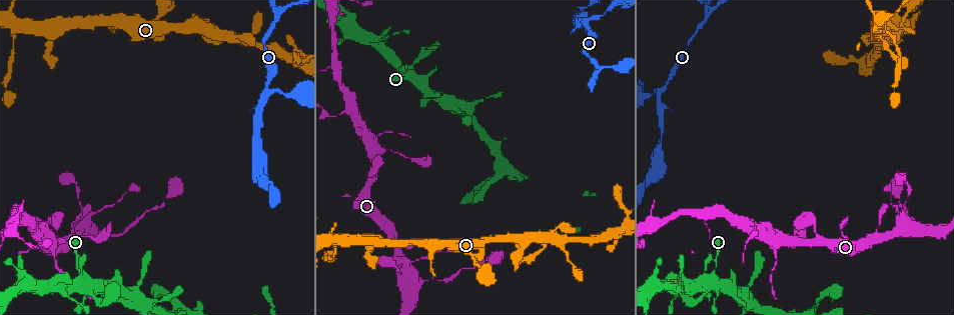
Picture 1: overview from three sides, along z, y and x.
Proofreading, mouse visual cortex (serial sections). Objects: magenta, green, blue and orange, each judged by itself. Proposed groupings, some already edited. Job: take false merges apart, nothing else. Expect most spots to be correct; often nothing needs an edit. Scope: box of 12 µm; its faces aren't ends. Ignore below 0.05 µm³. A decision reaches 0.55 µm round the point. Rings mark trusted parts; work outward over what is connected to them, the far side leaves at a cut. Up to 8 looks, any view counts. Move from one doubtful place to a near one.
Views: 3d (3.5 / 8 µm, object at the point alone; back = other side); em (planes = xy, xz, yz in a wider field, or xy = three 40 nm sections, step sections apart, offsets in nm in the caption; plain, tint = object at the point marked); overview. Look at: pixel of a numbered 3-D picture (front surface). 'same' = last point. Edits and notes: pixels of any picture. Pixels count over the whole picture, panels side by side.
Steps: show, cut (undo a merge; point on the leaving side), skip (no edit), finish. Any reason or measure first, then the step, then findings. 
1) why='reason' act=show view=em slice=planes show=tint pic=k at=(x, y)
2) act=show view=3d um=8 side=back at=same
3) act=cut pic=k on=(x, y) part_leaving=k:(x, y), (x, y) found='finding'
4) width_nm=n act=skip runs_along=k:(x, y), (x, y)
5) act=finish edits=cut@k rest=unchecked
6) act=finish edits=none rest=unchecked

why='a narrow waist' act=show view=3d um=3.5 pic=1 at=(119, 236)

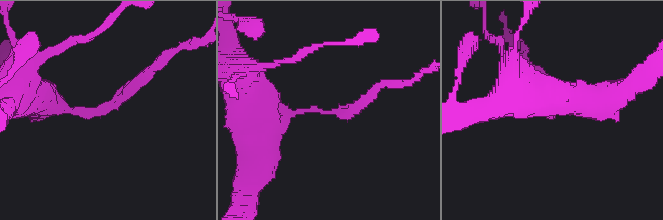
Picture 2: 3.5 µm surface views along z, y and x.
arm_widths_nm=200,200 why='need the tissue' act=show view=em slice=xy step=5 show=tint pic=2 at=(333, 112)

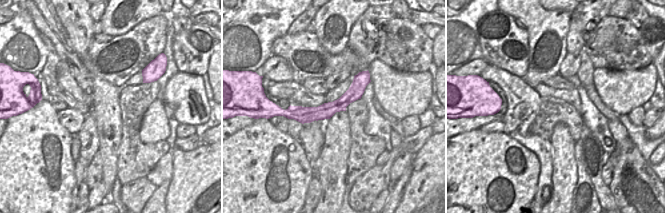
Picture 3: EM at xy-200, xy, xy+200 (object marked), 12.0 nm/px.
act=skip found='continuous, no second cell'

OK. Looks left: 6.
why='arms part here' act=show view=3d um=8 pic=1 at=(335, 240)

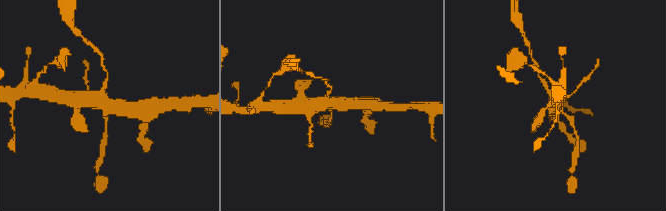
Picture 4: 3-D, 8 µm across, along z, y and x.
why='shape alone is not enough' act=show view=em slice=xy step=2 show=tint pic=4 at=(331, 106)

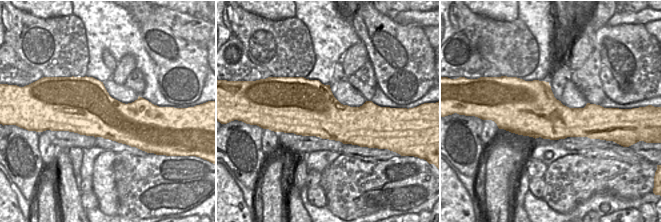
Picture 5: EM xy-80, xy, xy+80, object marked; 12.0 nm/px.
arms=3 arm_widths_nm=150,450,500 act=skip runs_along=4:(138, 108), (108, 107), (87, 96) found='all the same cell'

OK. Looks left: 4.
why='a fork' act=show view=3d um=3.5 pic=1 at=(709, 12)

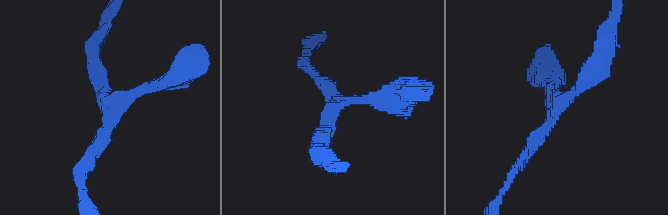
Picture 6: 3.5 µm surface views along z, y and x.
arms=3 arm_widths_nm=200,200,300 why='now the EM' act=show view=em slice=xy step=5 show=tint pic=6 at=(107, 113)

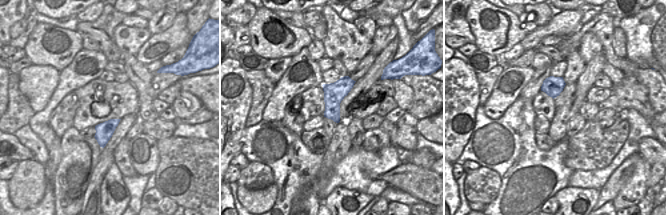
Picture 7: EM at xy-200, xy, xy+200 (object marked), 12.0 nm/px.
act=skip found='continuous, no second cell'

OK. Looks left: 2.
act=finish edits=none rest=unchecked

